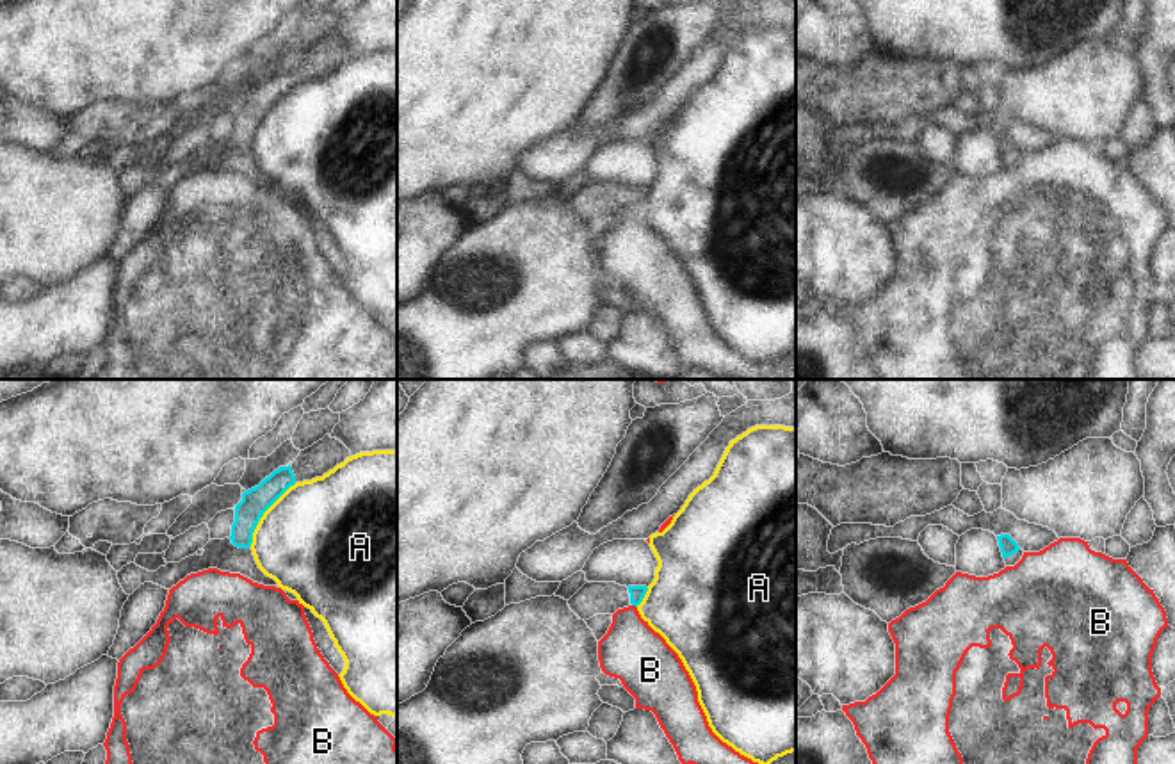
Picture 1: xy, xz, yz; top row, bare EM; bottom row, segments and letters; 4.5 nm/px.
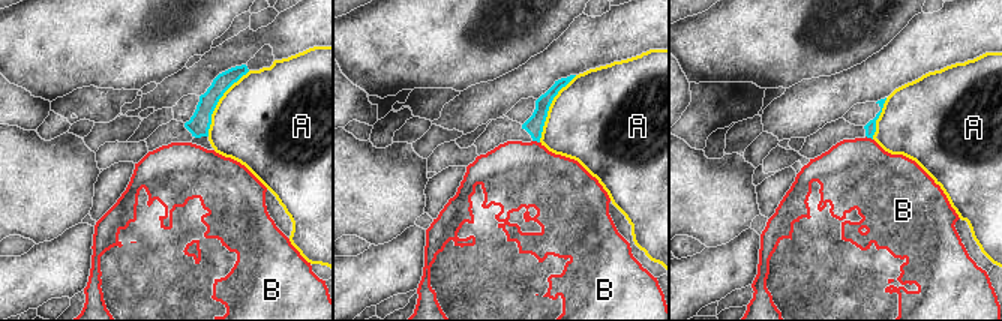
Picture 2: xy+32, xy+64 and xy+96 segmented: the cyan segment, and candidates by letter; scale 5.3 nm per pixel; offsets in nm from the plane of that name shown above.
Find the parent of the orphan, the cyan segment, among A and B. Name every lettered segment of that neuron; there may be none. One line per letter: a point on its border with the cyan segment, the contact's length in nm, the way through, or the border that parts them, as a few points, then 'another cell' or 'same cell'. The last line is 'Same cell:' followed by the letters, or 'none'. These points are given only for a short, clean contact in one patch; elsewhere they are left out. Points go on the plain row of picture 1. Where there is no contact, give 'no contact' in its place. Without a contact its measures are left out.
A: xy (264, 113) | 360 nm | another cell
B: xz (634, 205) | 30 nm | along xz (632, 205), (636, 209) | another cell
Same cell: none

